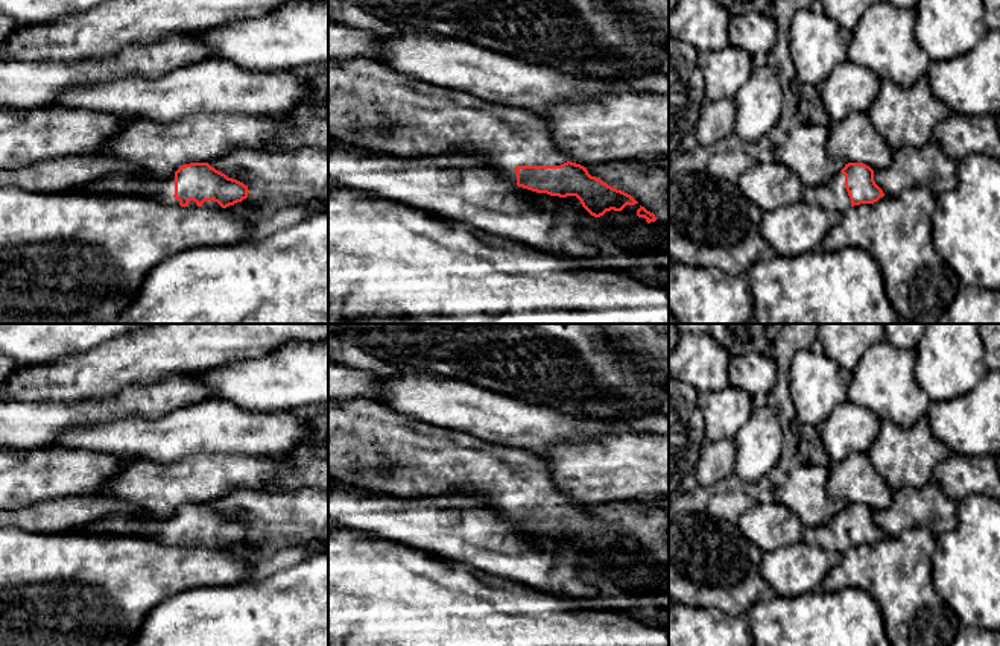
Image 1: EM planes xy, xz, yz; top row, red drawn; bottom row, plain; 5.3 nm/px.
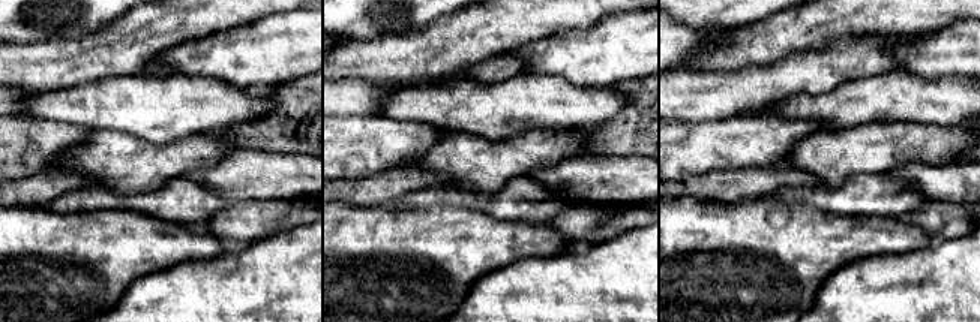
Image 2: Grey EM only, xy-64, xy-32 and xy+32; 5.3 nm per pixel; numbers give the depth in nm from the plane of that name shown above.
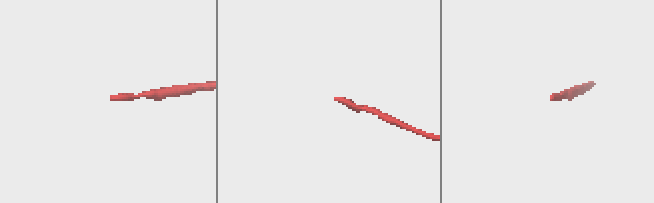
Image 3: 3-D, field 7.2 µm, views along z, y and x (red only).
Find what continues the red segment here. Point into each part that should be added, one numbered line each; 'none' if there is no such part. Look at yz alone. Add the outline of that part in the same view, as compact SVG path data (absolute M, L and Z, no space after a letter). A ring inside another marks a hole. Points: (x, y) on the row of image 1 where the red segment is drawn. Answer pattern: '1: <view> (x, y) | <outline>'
1: yz (832, 196) | M839 172L822 185L804 187L801 201L821 207L837 220L848 208L851 208L851 199L845 188L845 175Z

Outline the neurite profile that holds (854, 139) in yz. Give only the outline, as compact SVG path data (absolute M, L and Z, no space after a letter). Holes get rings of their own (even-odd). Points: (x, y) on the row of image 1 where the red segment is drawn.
M851 112L830 128L827 152L843 163L863 163L874 172L891 166L894 150L872 125L868 112Z

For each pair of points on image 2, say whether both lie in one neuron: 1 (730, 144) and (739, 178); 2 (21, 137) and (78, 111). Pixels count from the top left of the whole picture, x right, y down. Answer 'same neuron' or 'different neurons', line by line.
1: different neurons
2: different neurons

